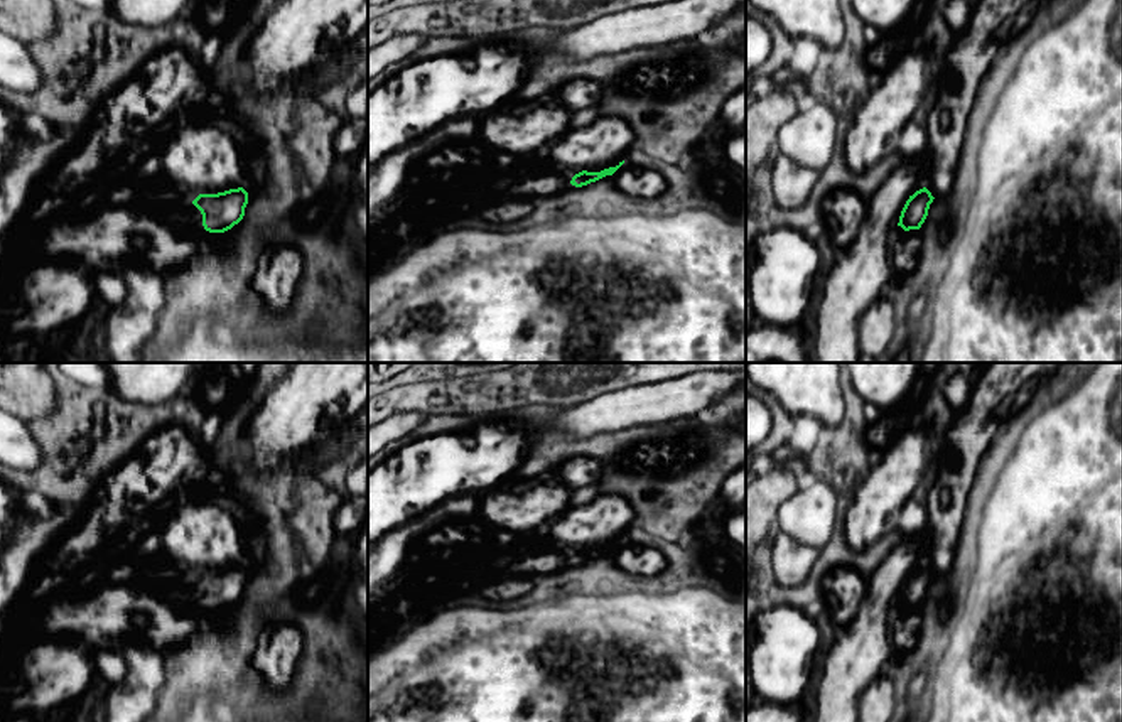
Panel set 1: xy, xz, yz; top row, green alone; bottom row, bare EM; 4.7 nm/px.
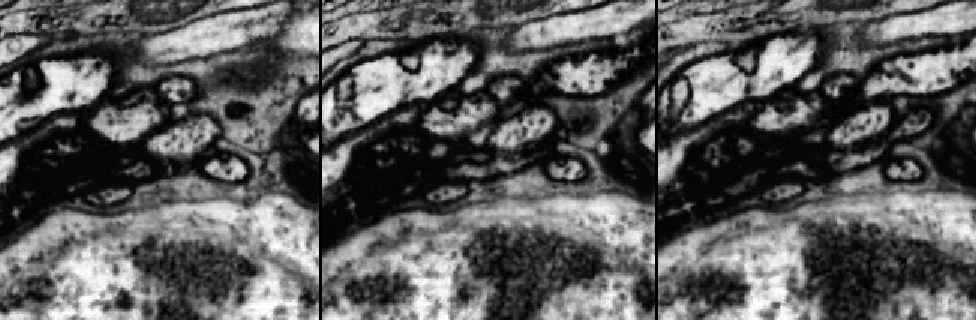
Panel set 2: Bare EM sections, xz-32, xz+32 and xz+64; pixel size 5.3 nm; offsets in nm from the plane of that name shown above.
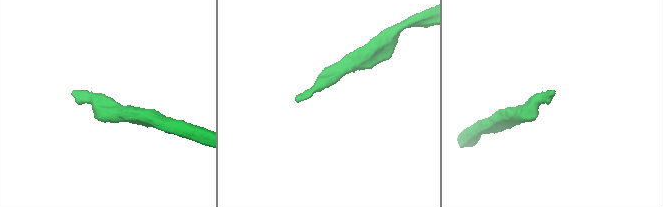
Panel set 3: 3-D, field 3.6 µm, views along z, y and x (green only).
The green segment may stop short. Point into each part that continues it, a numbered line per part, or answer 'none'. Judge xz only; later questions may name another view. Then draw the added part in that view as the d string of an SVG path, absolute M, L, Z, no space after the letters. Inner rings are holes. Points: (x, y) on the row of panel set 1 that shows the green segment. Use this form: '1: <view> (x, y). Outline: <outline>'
none

